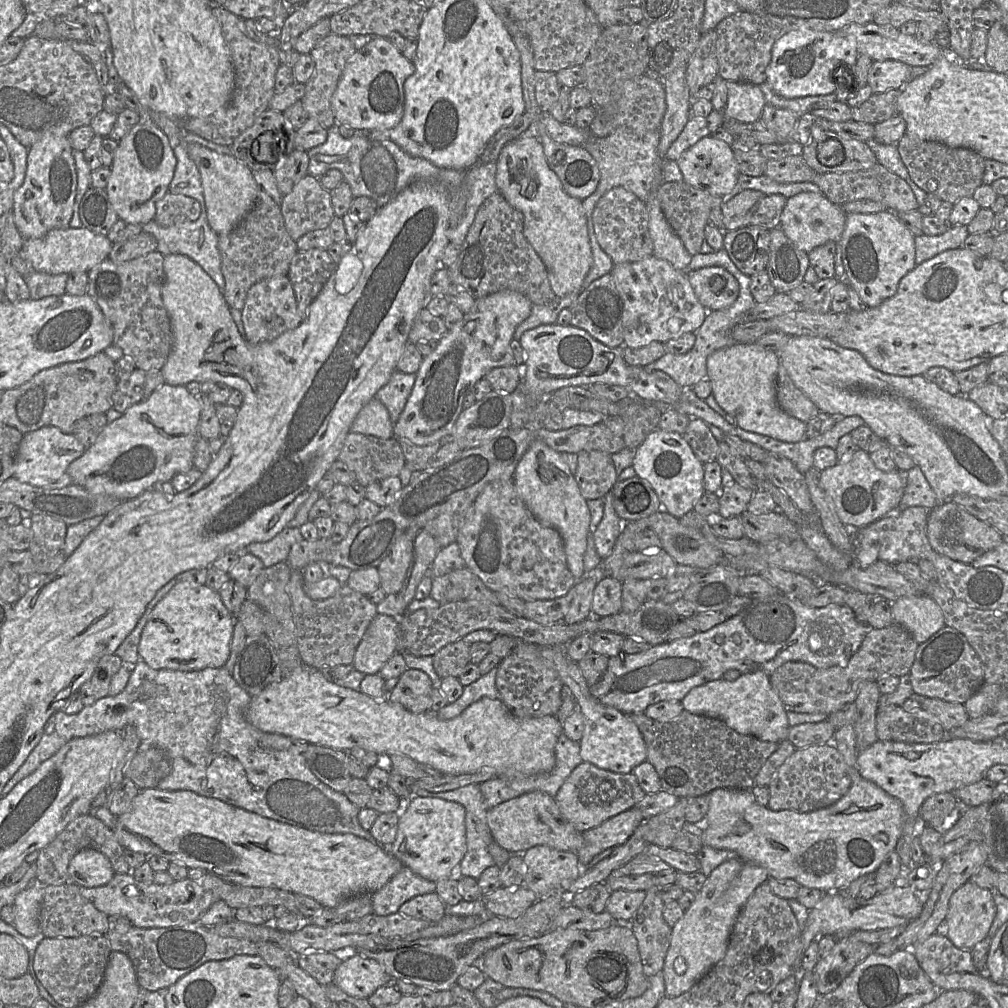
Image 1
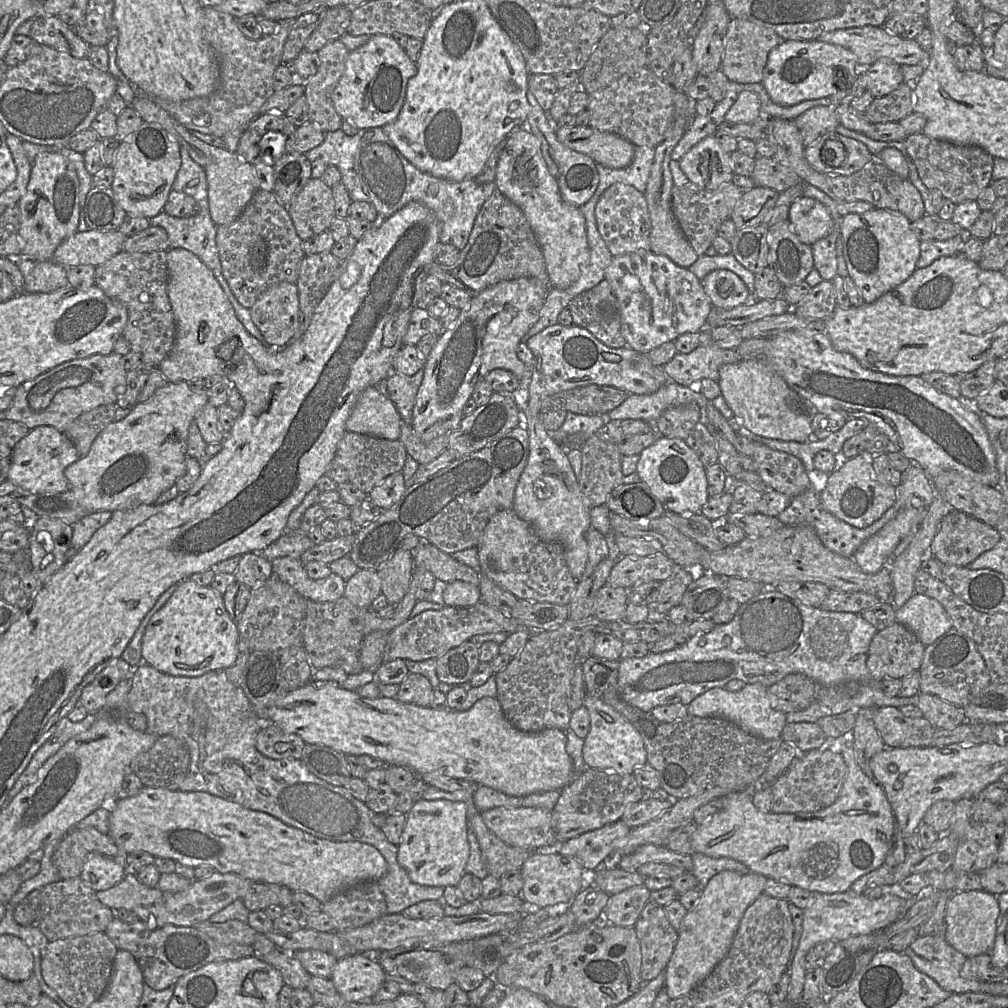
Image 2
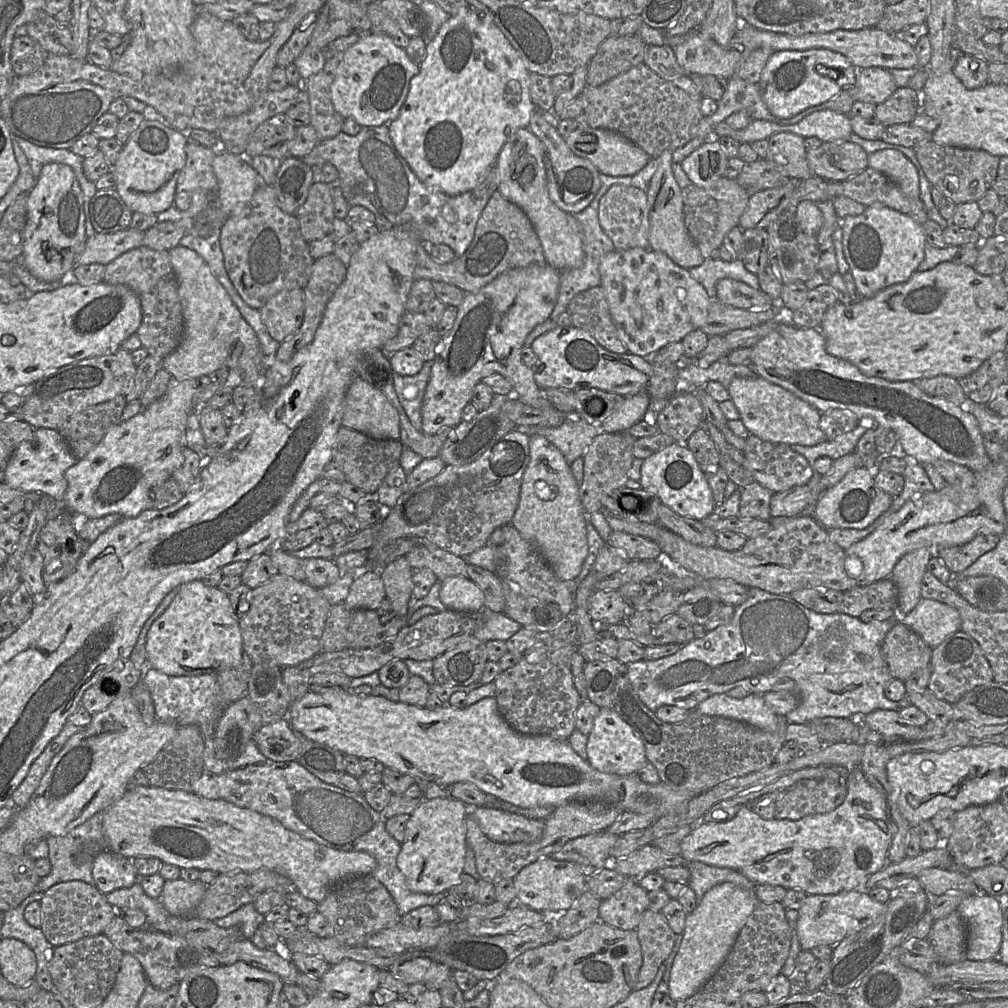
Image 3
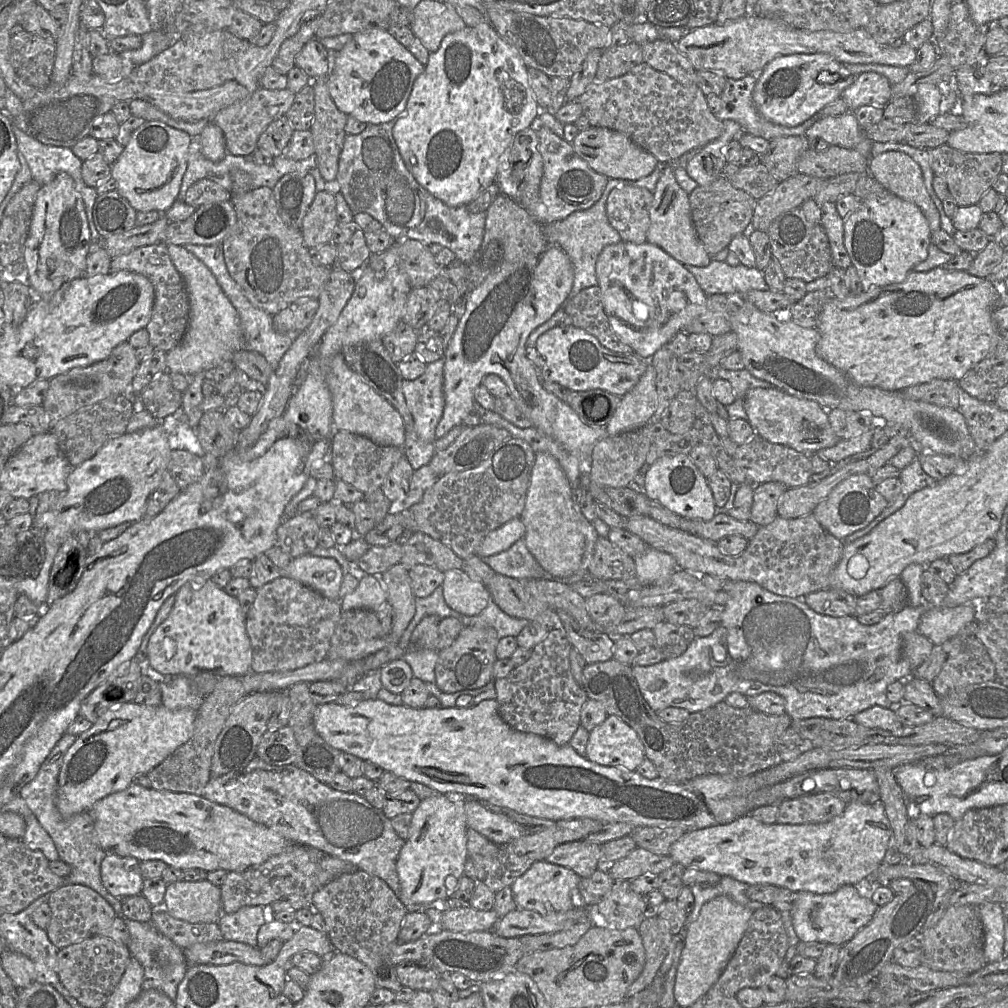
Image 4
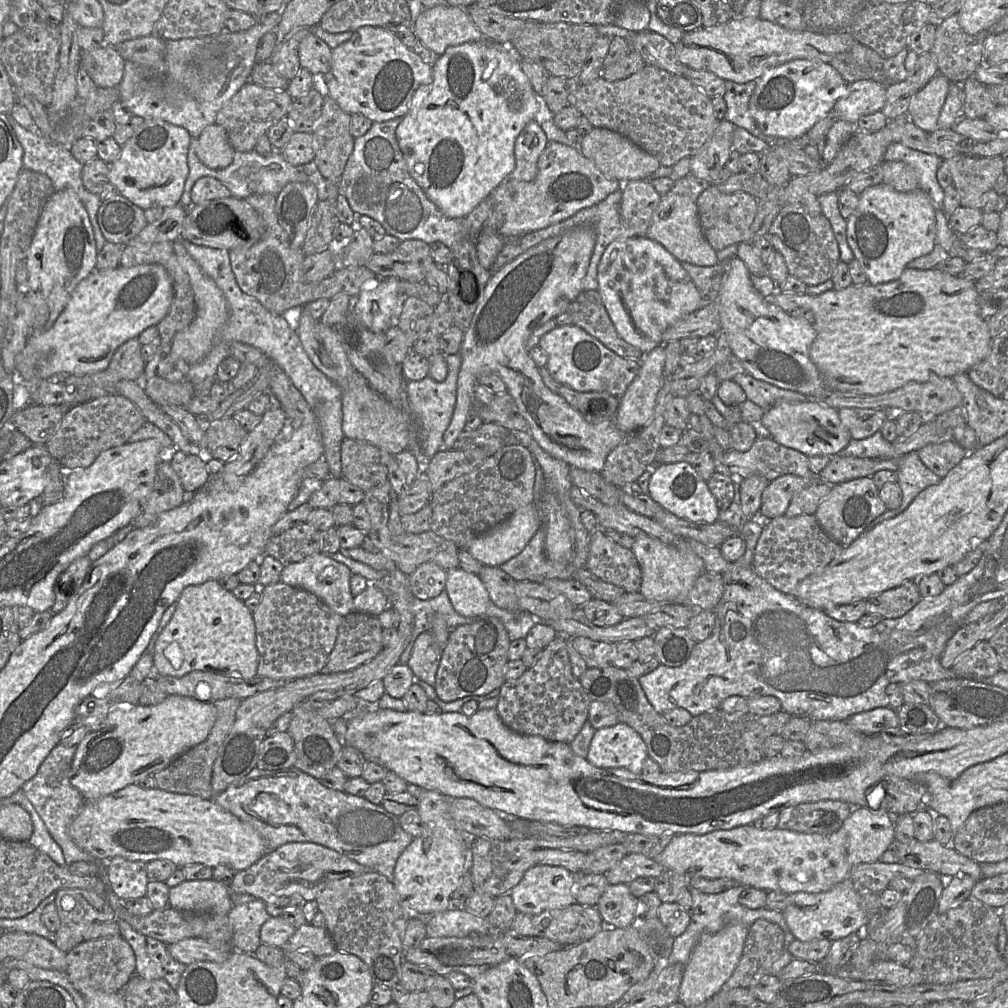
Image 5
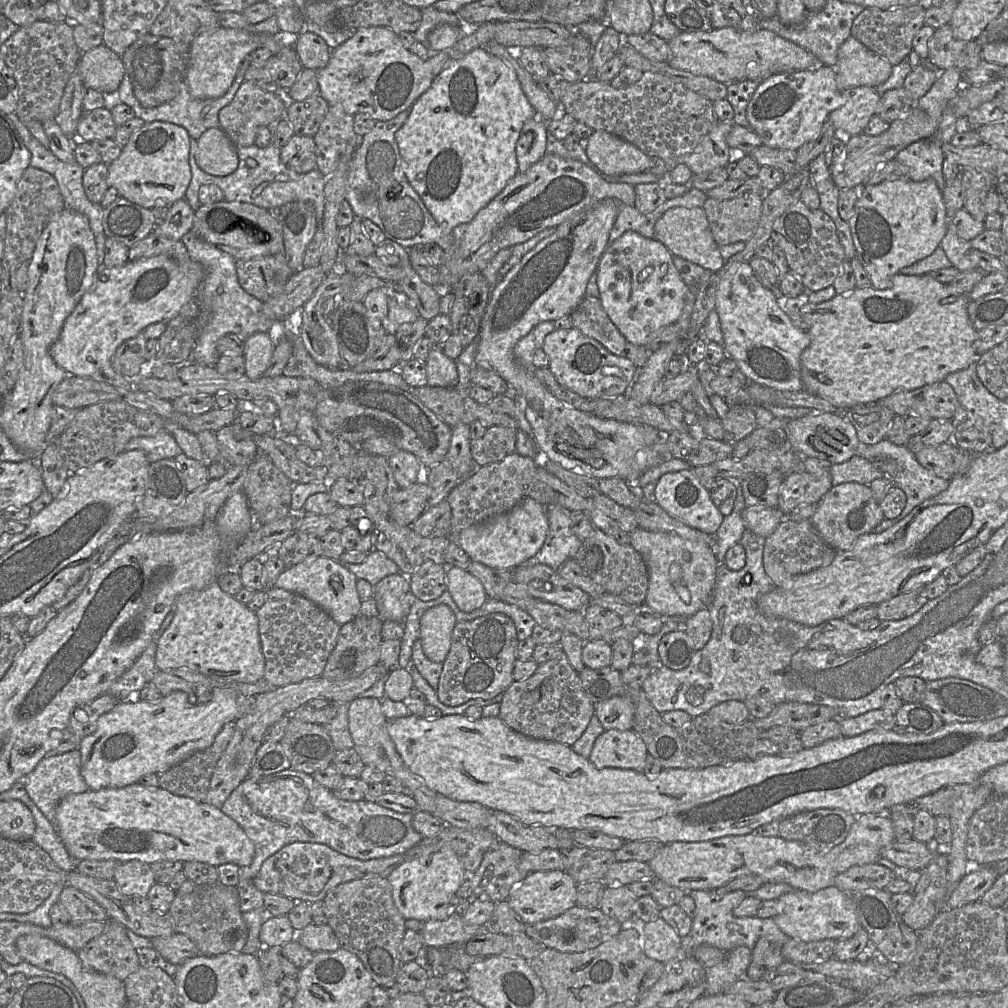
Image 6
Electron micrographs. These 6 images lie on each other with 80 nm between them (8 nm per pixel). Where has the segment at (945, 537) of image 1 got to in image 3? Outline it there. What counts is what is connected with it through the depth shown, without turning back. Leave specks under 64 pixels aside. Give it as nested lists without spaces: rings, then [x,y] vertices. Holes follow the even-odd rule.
[[[980,534],[960,546],[939,547],[934,554],[941,558],[953,574],[960,574],[980,556],[994,549],[998,542],[998,535]]]

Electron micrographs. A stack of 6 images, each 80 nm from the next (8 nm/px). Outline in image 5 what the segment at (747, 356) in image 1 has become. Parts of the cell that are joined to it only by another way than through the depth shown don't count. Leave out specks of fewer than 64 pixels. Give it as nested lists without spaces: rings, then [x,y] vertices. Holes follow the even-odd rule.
[[[810,400],[776,403],[765,410],[760,424],[755,428],[757,431],[766,431],[776,442],[808,457],[839,455],[852,439],[848,429],[839,418],[838,410]]]

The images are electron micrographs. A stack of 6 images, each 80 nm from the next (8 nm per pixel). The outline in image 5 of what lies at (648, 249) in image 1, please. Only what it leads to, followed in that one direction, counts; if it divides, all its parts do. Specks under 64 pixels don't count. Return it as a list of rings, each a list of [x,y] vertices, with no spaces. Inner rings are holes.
[[[632,180],[621,187],[620,216],[622,221],[634,229],[637,236],[646,236],[652,222],[652,216],[662,198],[649,180]]]

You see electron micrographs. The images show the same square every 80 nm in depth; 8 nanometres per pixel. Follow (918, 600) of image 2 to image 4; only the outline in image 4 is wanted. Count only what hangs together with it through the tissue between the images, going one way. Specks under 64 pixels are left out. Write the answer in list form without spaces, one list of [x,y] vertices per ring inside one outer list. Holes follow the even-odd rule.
[[[973,605],[950,608],[932,606],[921,616],[917,632],[929,639],[933,645],[941,645],[974,621],[975,613]]]

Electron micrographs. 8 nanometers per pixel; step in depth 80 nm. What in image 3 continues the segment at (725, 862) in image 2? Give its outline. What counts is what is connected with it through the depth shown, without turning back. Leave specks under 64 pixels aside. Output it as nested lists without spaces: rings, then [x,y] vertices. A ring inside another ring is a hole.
[[[691,861],[686,865],[690,871],[688,886],[695,892],[697,905],[709,889],[724,882],[754,891],[756,884],[734,869],[711,866],[700,861]]]

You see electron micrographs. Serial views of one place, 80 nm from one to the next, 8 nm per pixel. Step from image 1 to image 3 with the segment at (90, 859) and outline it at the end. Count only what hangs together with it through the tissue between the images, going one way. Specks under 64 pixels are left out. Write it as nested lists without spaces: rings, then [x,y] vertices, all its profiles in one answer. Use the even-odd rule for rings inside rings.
[[[105,850],[93,857],[92,864],[94,886],[102,894],[129,888],[138,881],[131,858]]]

